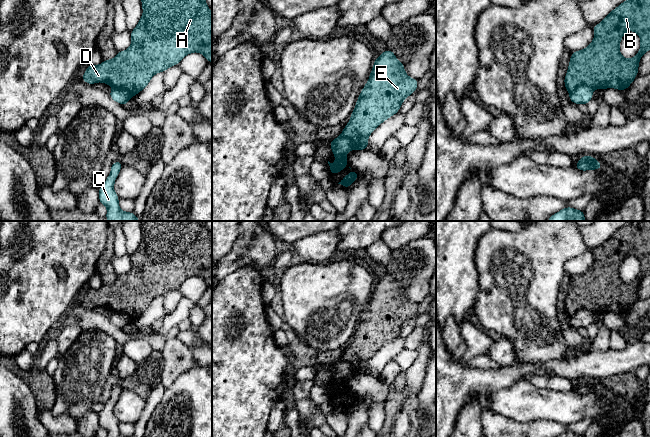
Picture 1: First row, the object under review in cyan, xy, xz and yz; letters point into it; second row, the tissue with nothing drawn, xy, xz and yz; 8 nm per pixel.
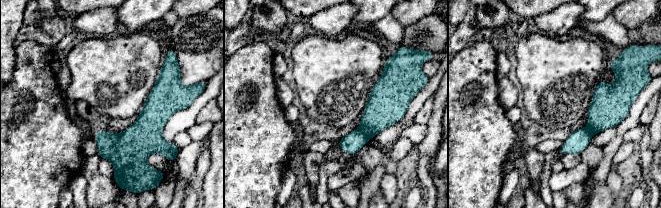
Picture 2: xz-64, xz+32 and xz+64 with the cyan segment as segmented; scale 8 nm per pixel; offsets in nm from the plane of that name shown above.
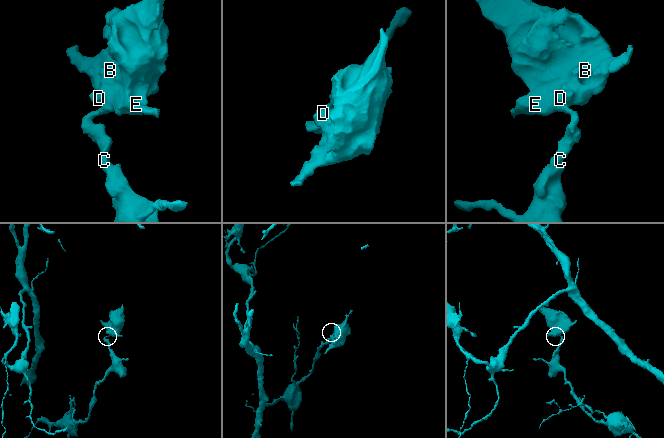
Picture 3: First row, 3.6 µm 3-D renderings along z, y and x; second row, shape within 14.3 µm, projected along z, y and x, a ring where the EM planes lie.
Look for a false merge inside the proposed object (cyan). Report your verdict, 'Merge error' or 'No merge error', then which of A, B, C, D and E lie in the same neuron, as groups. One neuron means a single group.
Merge error. Groups: A B D E / C

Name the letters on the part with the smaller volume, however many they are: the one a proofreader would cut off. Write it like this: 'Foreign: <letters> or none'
Foreign: A, B, D, E

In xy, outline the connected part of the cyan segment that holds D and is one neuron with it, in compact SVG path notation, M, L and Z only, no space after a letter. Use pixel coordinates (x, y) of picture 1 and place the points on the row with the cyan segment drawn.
M141 0L143 14L131 32L131 45L100 65L89 64L82 80L93 85L102 82L126 90L131 97L141 92L151 78L178 65L188 54L201 53L212 62L212 12L206 0Z

